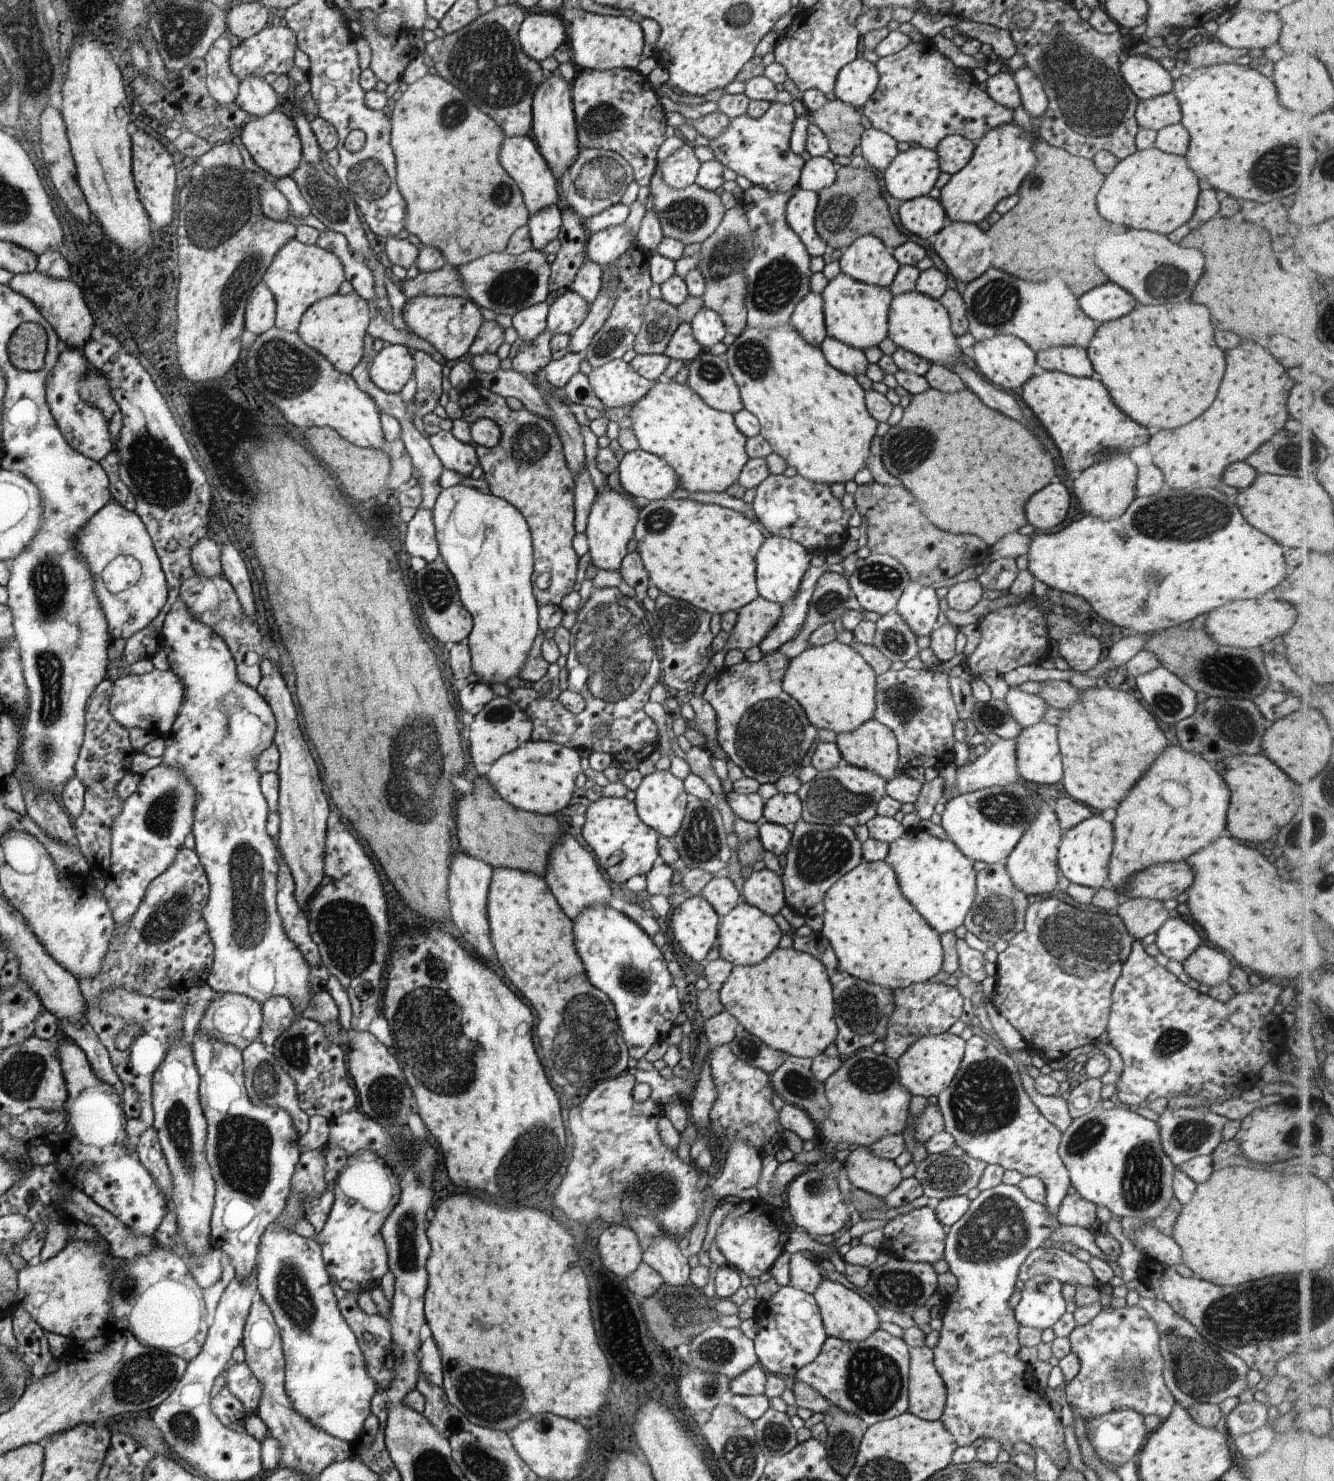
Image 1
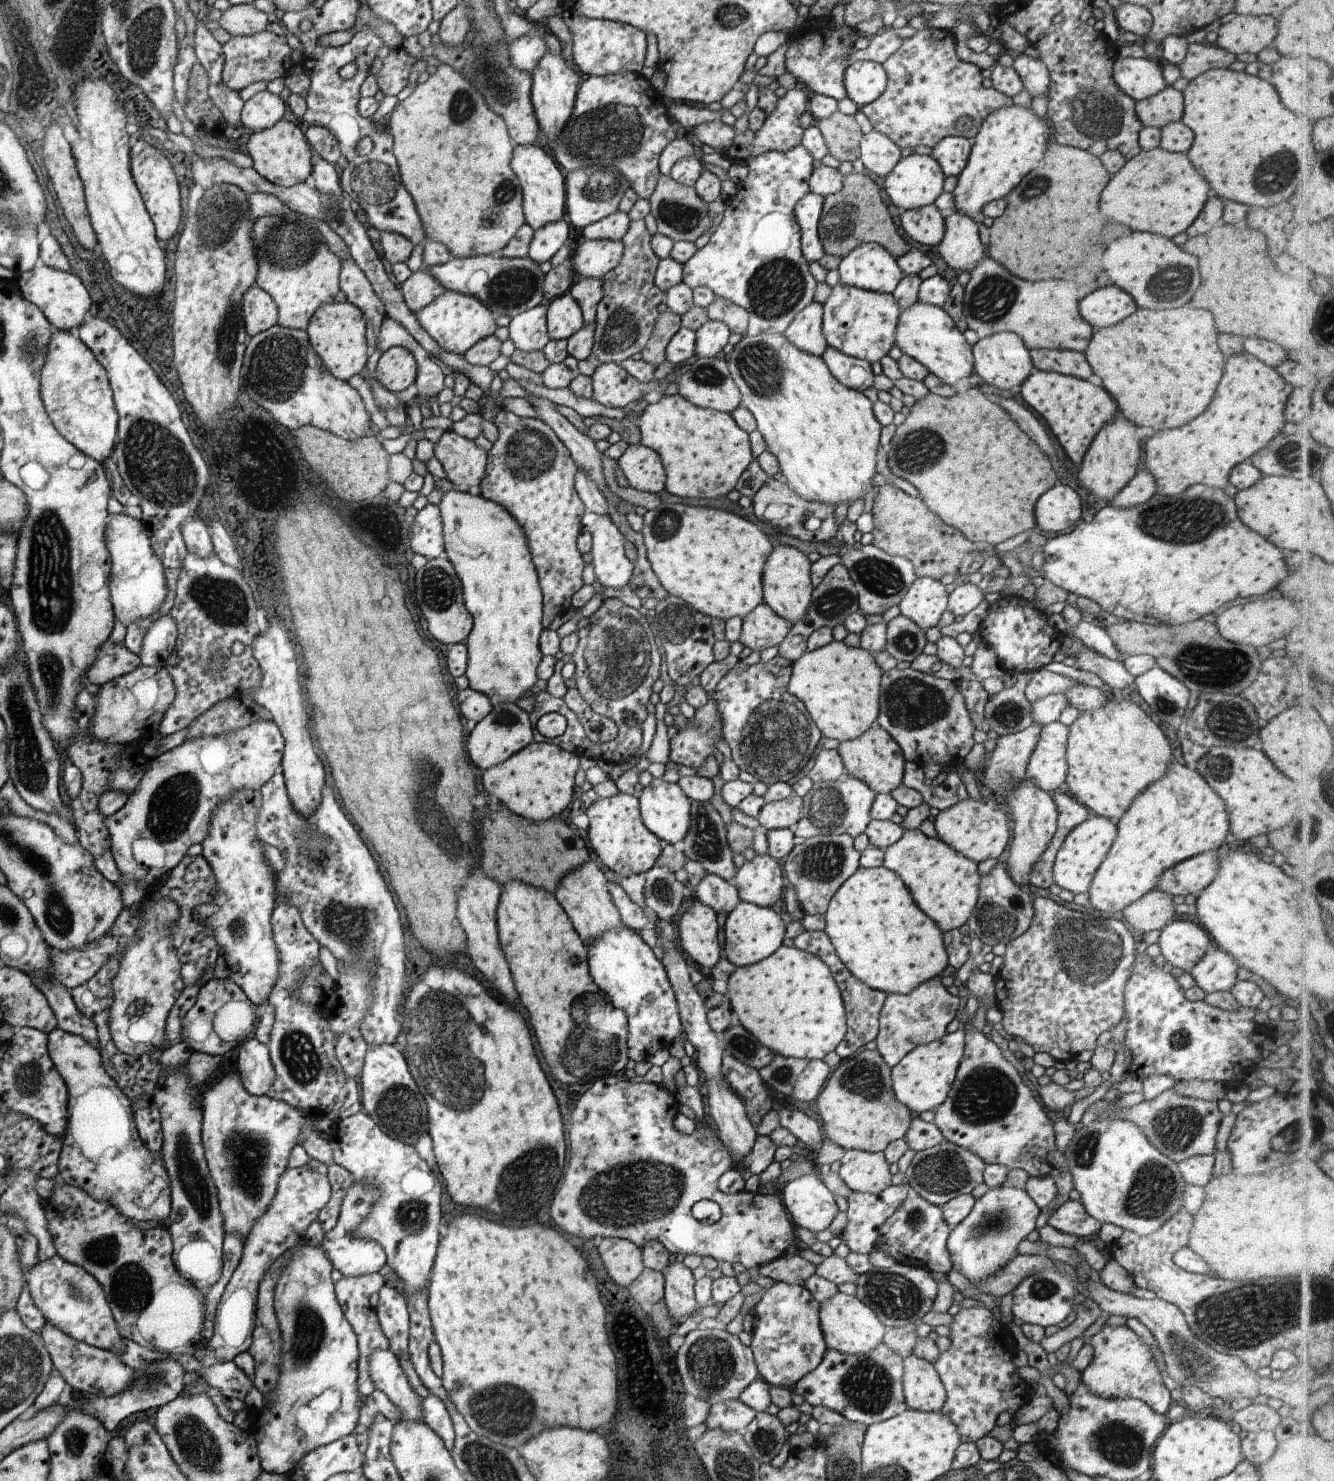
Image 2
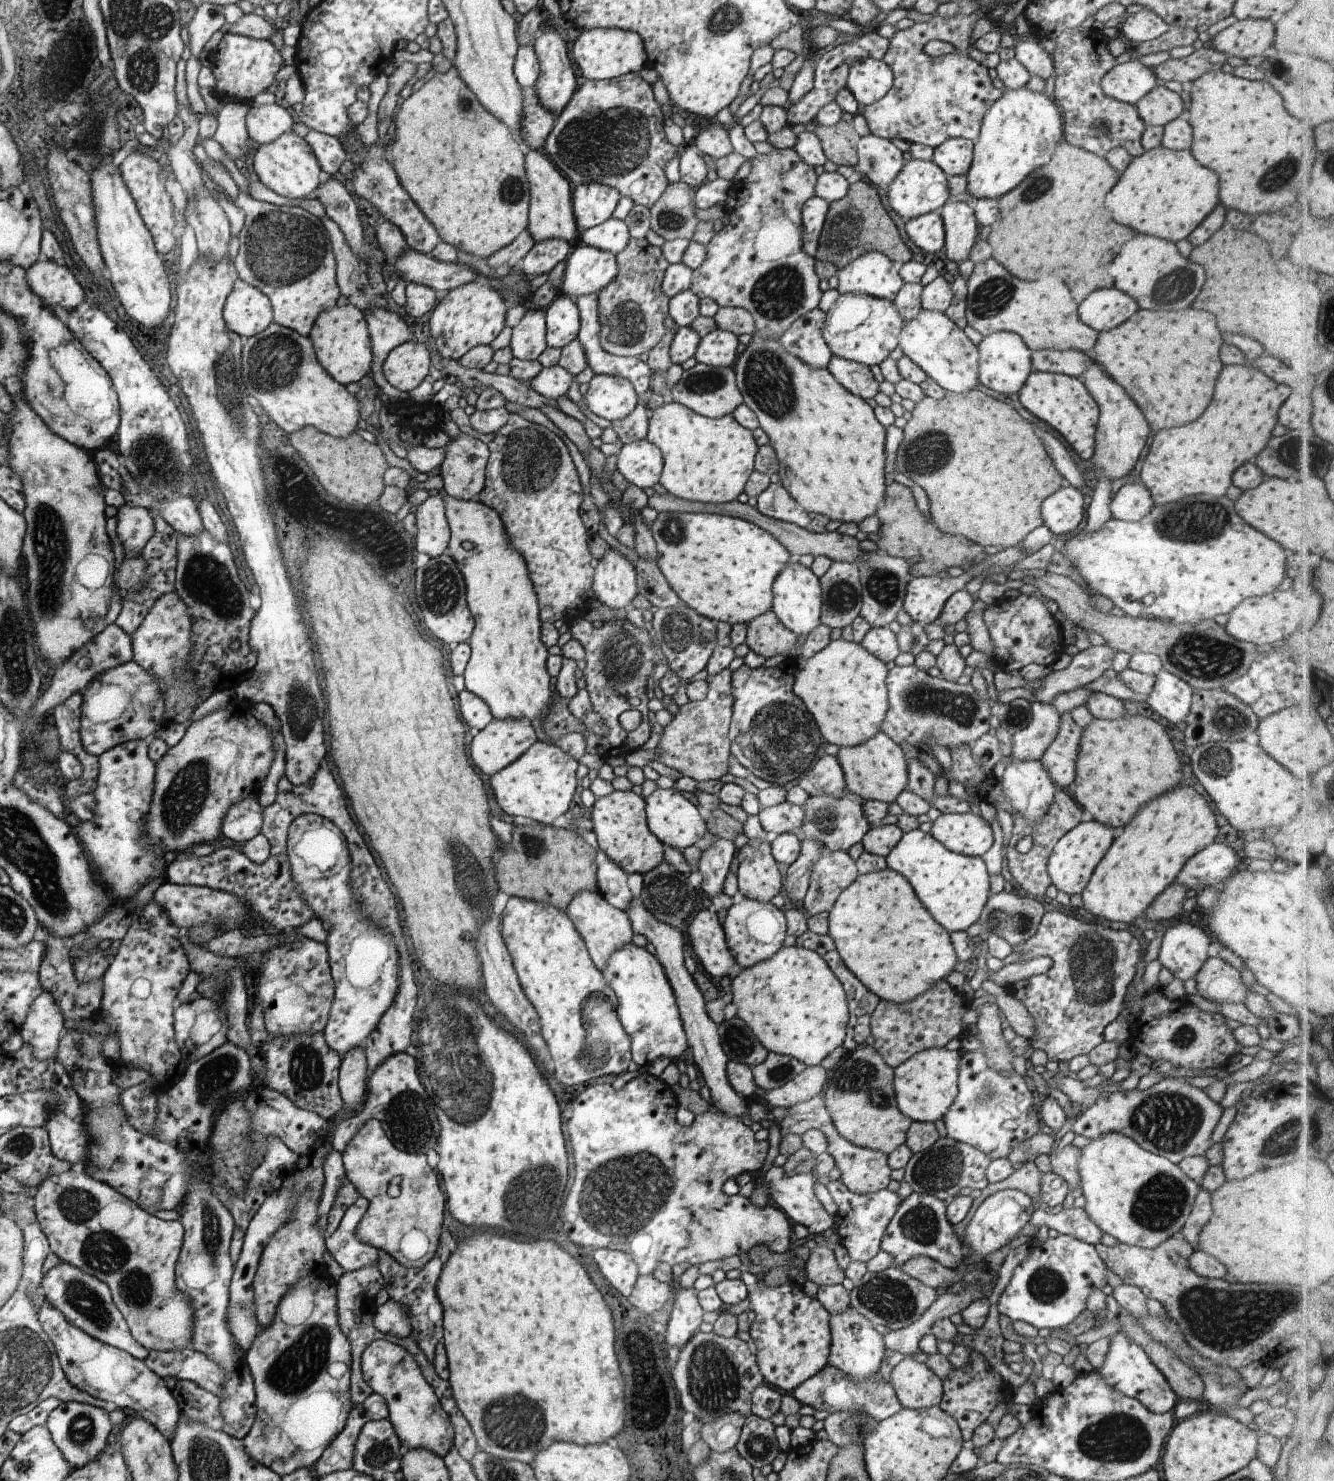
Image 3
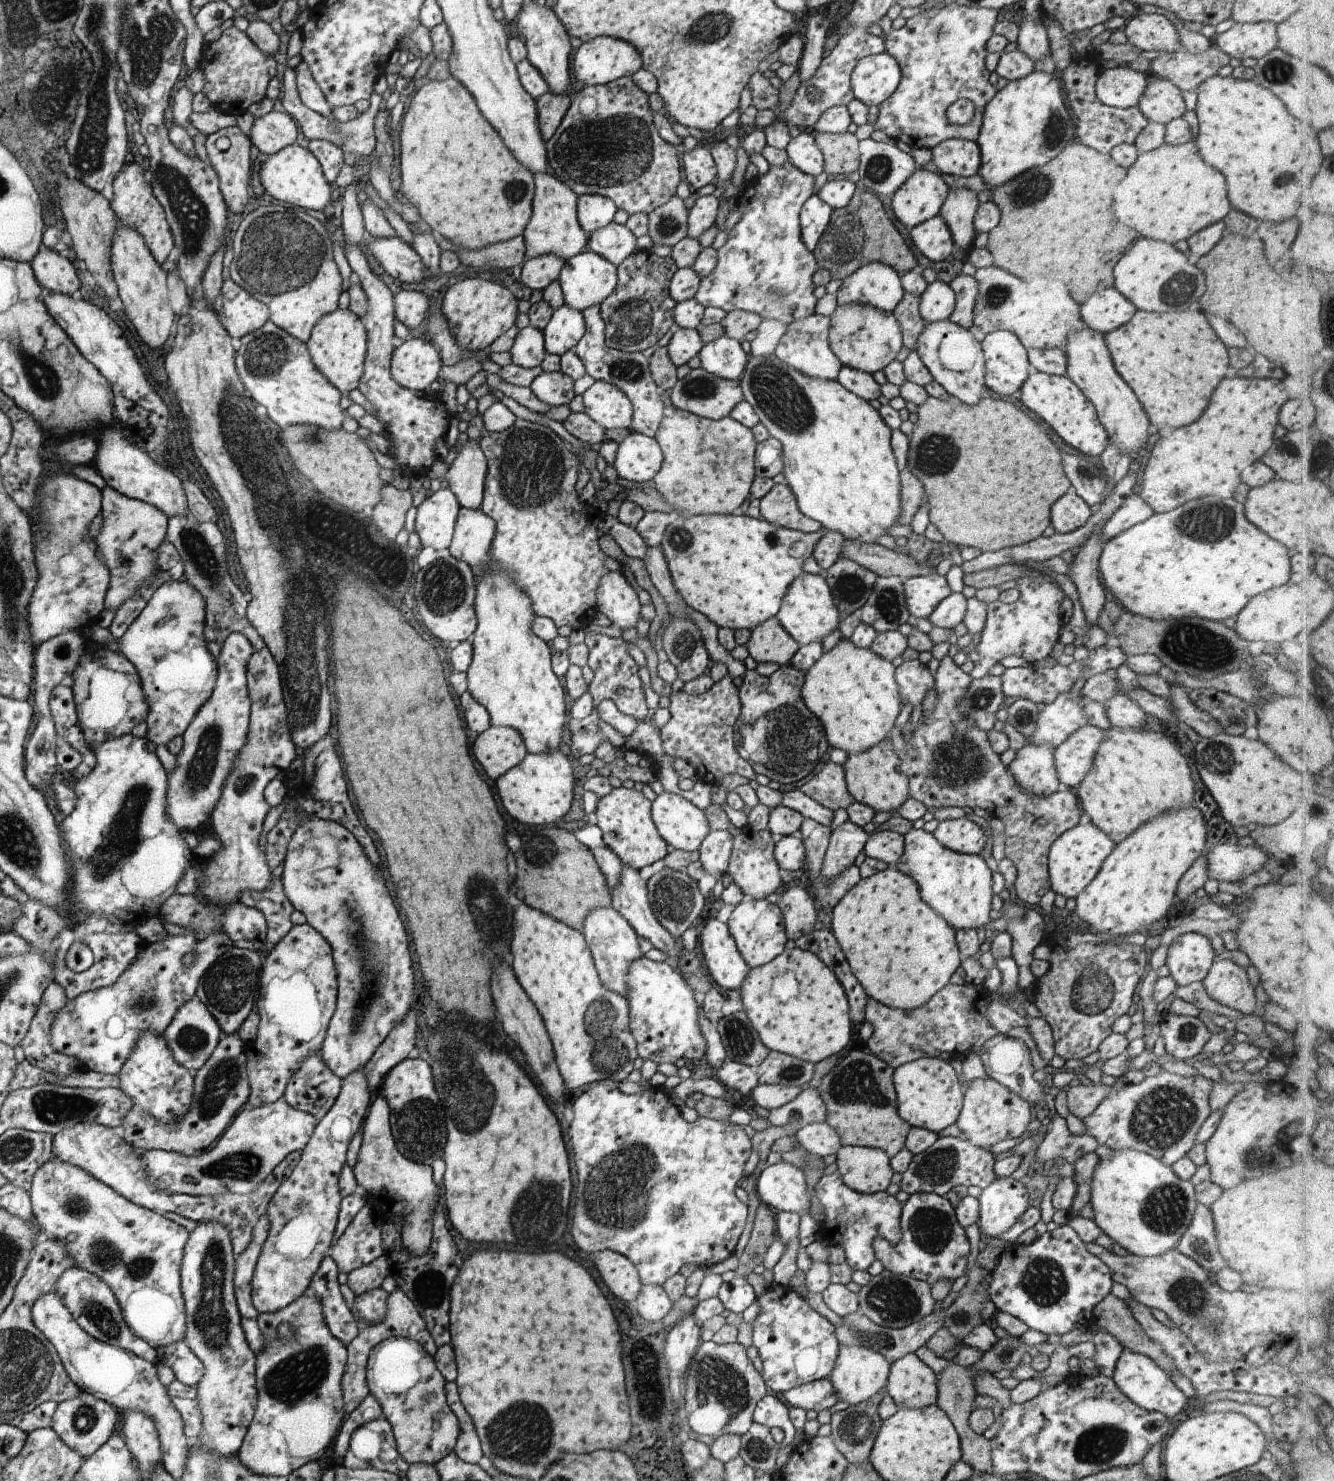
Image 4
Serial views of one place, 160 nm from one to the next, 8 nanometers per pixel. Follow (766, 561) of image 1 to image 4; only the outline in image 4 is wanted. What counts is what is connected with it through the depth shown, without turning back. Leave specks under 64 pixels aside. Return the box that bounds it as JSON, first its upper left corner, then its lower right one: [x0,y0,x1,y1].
[775,571,839,645]

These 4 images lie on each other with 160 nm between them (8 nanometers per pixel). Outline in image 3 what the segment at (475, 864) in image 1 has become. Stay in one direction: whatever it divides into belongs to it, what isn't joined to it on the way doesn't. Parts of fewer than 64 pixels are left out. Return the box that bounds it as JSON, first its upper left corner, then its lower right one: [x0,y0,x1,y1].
[476,891,550,1062]

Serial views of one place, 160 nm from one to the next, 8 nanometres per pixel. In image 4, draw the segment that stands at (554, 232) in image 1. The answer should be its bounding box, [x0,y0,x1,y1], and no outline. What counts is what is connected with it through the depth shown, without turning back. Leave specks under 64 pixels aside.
[517,254,565,290]

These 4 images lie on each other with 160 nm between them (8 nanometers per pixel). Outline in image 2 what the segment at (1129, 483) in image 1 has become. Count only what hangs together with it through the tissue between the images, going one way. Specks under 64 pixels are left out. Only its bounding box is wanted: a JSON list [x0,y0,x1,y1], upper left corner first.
[1078,414,1140,505]

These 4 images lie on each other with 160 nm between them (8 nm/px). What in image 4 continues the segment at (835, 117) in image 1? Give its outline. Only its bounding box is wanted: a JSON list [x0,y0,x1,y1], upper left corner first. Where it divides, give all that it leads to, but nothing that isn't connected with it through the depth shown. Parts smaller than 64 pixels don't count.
[814,132,859,176]

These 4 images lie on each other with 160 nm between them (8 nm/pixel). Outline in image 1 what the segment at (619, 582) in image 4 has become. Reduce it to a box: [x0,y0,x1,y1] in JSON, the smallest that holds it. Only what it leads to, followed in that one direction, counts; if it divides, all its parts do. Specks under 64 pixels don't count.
[585,486,639,572]

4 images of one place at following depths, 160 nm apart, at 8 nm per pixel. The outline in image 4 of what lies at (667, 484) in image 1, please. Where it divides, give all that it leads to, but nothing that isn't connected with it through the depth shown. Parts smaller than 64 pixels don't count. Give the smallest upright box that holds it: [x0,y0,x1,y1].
[615,432,663,482]

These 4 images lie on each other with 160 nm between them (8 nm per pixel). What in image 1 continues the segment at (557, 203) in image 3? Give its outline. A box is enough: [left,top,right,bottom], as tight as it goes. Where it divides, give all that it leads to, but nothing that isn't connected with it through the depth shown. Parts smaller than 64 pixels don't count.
[498,135,563,216]

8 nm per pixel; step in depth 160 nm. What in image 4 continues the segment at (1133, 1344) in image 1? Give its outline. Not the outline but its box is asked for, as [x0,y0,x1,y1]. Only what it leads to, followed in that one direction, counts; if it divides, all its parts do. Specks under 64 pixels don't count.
[1112,1349,1191,1421]

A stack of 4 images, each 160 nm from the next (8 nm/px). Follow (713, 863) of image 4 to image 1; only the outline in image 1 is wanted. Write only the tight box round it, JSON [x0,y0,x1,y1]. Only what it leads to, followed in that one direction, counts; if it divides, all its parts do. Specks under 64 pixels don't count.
[702,878,741,916]

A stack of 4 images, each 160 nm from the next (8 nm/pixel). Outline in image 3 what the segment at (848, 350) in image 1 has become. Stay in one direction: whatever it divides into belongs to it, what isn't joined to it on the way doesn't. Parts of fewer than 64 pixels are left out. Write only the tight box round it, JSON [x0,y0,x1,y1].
[827,355,879,400]

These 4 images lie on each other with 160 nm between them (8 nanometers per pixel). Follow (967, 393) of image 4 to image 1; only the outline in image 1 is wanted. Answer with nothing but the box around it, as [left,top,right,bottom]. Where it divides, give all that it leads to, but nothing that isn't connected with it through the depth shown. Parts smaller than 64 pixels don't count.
[888,290,962,368]

